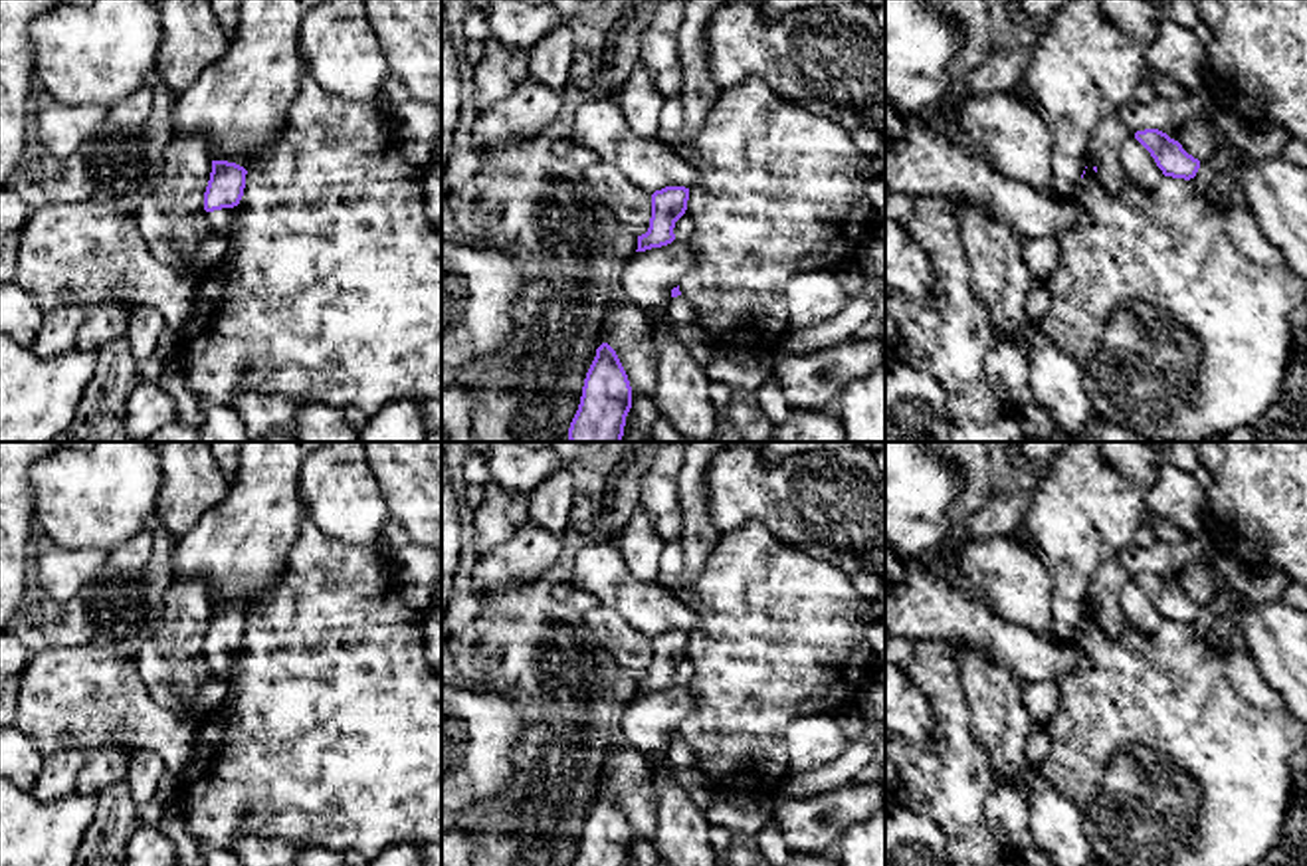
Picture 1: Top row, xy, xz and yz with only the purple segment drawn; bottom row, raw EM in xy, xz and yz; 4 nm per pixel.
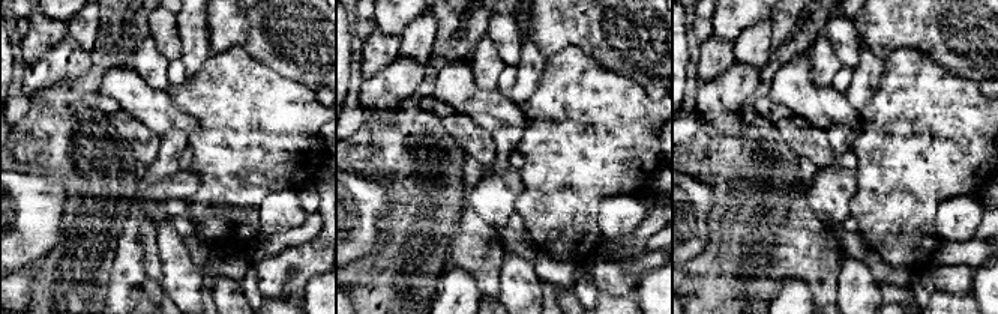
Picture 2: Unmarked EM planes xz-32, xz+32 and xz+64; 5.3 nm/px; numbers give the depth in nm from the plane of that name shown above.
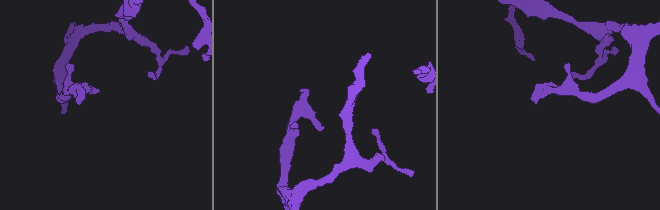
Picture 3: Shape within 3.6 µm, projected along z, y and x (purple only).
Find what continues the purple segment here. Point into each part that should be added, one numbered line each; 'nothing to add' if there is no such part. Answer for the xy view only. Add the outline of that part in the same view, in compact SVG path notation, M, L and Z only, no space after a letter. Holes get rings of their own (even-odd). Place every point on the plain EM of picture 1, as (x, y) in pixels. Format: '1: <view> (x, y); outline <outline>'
1: xy (220, 664); outline M238 650L206 656L208 666L210 666L210 674L220 676L220 678L228 678L230 668L234 666L236 658L238 658Z

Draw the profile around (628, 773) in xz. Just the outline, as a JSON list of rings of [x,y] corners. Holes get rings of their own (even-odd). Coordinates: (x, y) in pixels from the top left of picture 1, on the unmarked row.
[[[616,737],[602,763],[598,791],[608,787],[632,830],[654,842],[657,824],[657,795],[654,787],[654,759]]]

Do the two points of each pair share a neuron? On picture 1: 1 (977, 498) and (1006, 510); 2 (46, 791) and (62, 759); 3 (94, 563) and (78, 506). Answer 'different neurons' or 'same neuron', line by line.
1: different neurons
2: same neuron
3: different neurons

